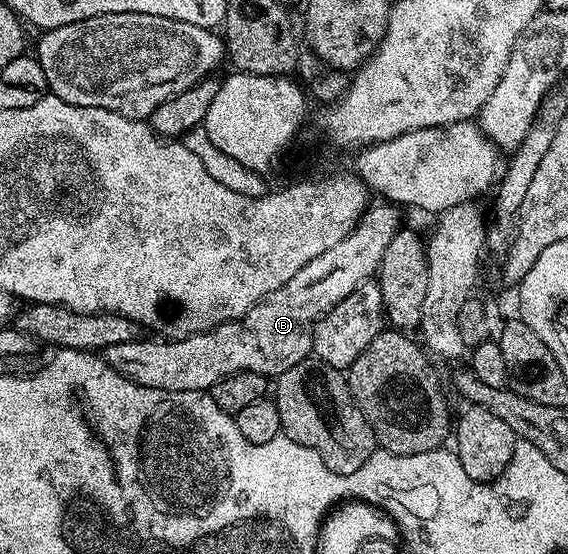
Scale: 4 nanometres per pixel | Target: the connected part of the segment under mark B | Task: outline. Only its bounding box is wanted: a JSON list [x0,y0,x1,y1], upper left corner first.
[103,202,403,392]

